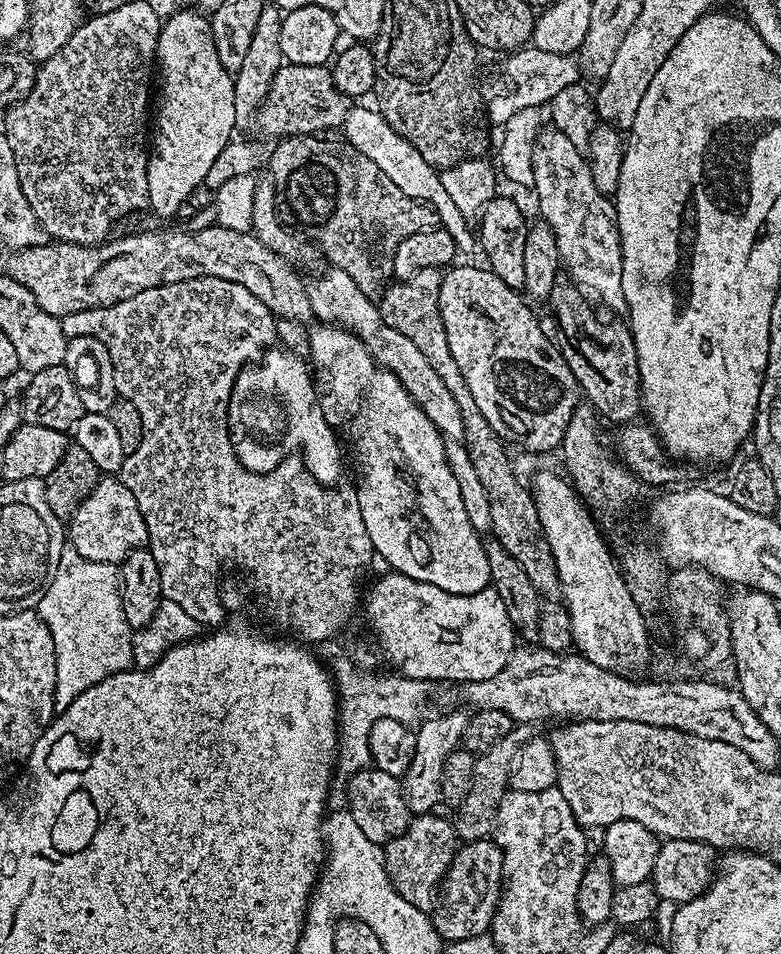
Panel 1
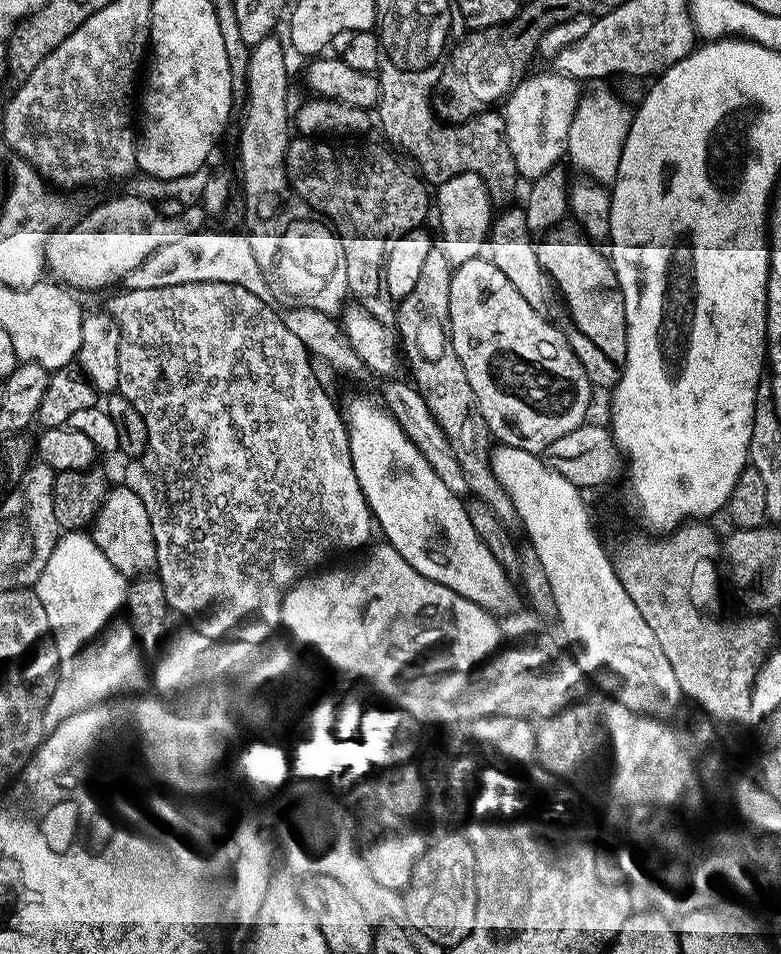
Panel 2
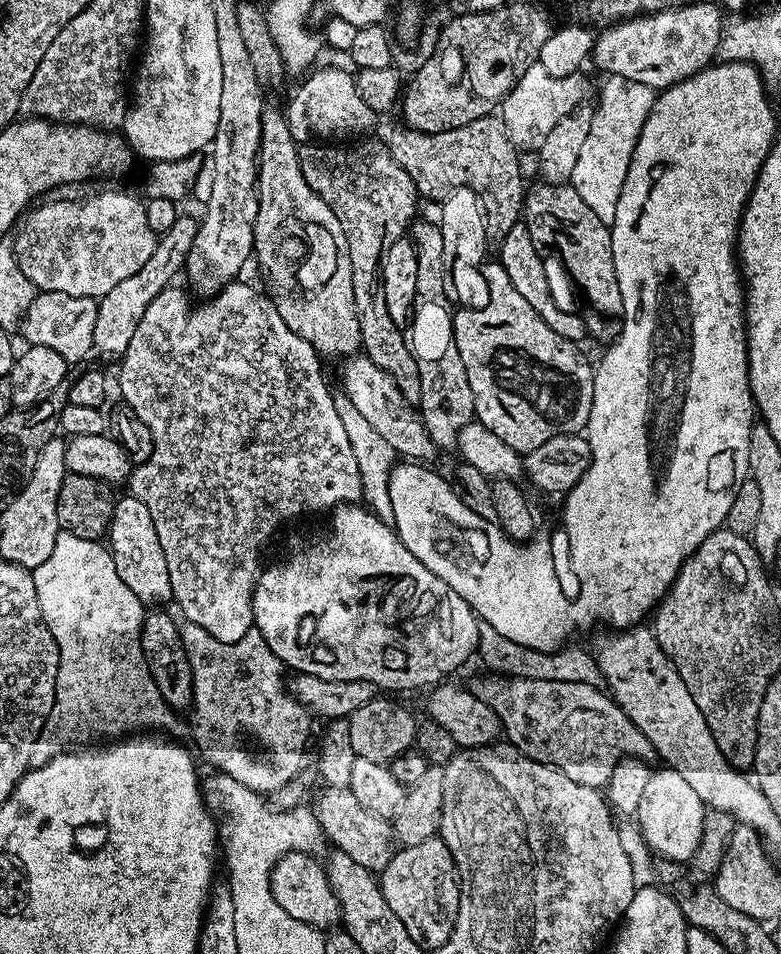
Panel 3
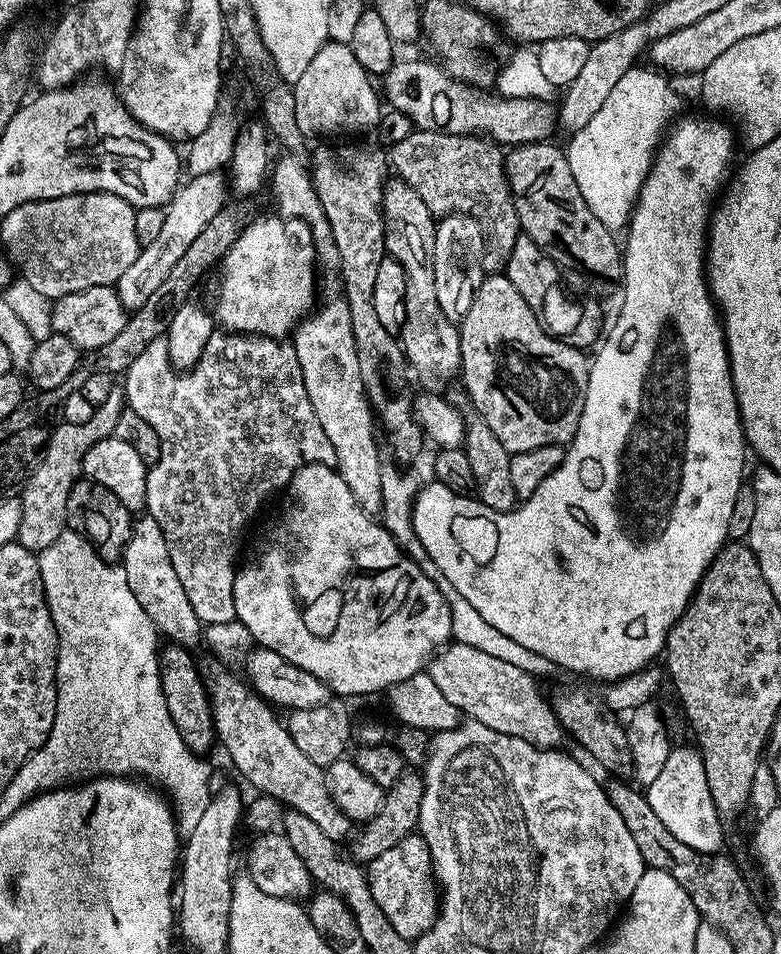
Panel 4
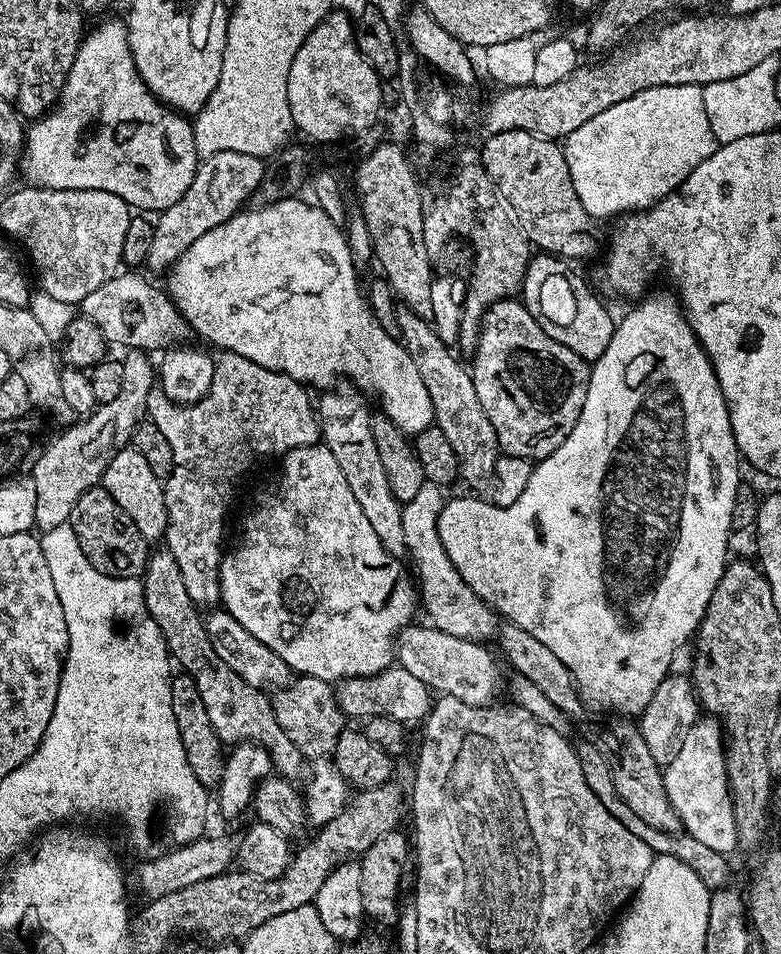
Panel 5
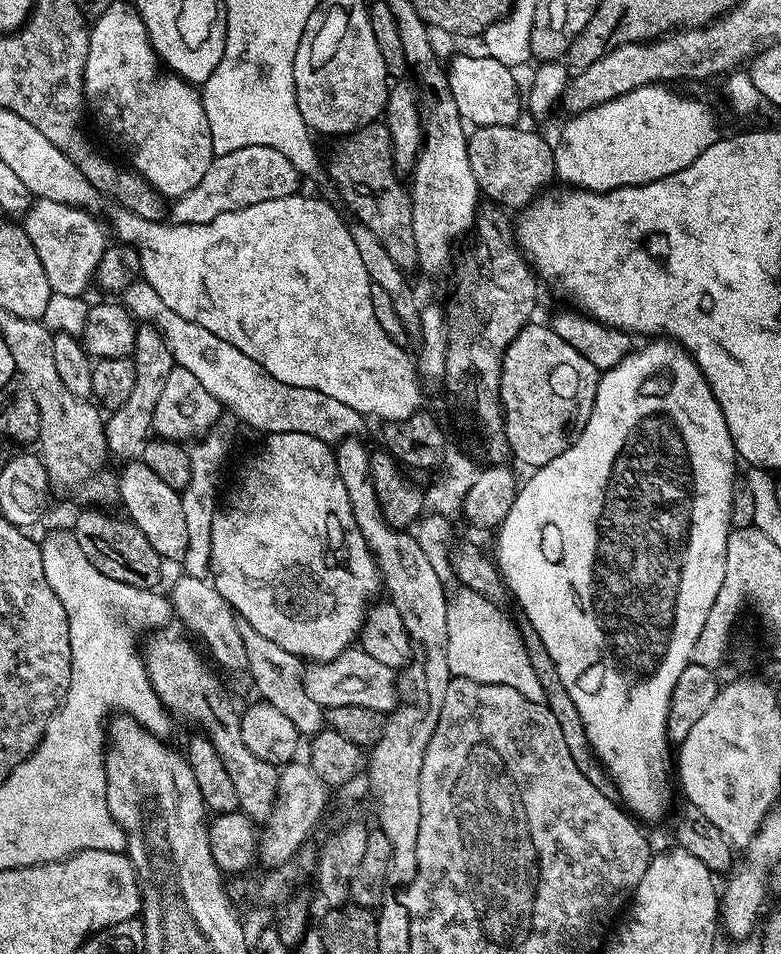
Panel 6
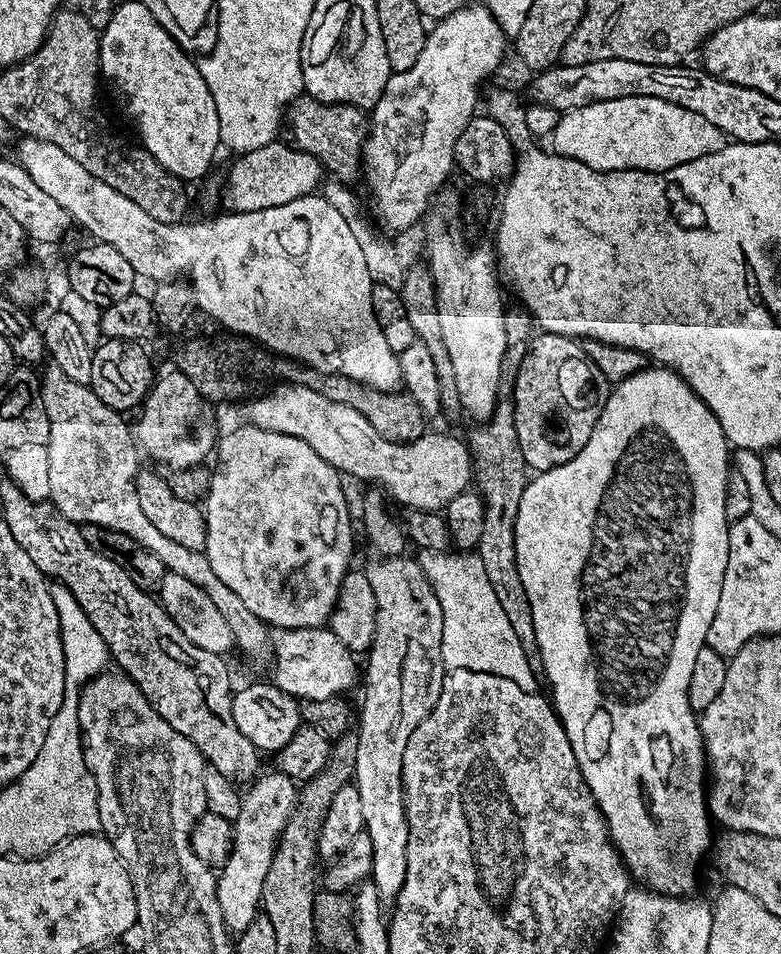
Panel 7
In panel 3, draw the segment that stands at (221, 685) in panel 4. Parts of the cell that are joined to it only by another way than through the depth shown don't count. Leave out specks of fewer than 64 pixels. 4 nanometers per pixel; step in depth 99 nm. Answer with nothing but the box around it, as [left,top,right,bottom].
[314,786,394,874]

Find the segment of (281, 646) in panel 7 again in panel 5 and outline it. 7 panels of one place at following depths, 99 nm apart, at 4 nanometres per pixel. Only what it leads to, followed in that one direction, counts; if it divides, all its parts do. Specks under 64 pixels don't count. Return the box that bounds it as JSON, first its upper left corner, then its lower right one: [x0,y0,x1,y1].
[334,664,431,724]

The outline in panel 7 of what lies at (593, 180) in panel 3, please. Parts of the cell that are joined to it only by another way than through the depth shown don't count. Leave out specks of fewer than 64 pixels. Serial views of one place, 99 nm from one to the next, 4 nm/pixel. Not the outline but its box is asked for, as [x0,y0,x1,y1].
[550,96,725,172]

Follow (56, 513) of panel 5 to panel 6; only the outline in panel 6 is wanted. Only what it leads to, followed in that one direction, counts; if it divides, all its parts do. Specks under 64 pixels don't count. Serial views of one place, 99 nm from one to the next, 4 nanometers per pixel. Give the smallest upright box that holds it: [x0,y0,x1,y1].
[104,324,174,462]

